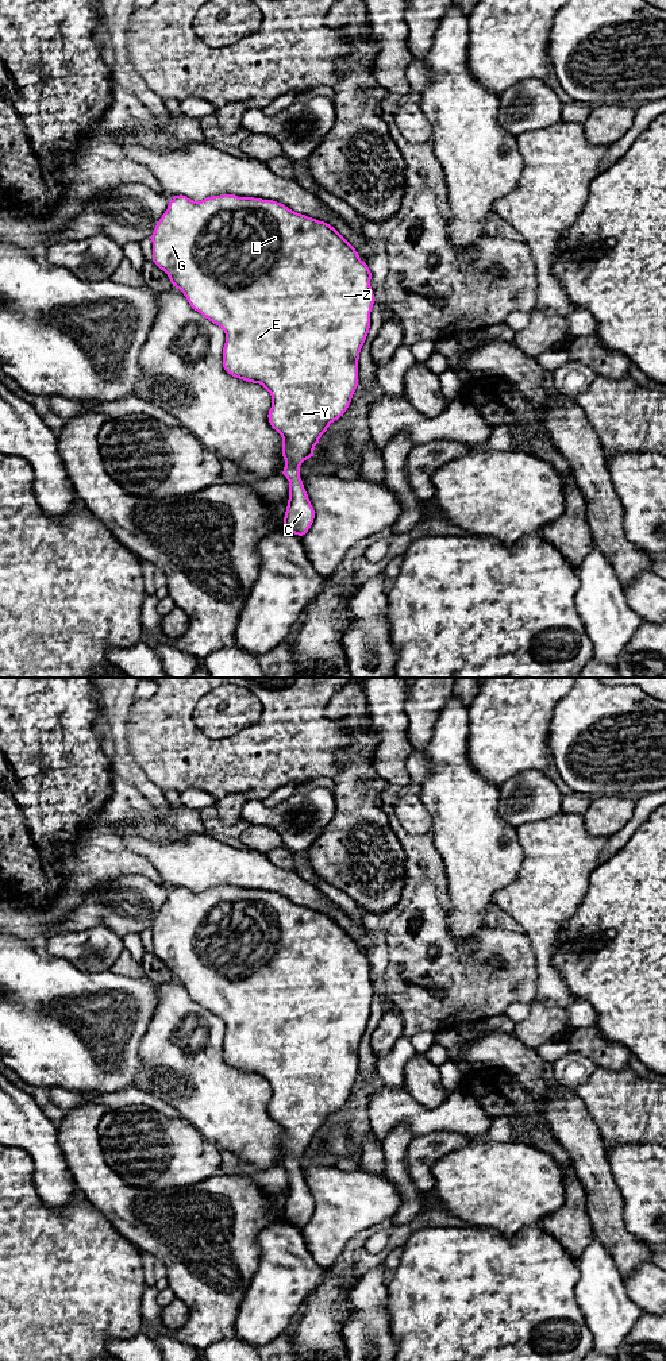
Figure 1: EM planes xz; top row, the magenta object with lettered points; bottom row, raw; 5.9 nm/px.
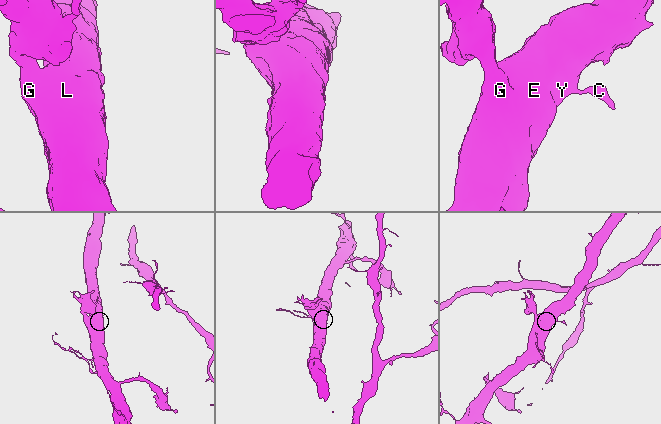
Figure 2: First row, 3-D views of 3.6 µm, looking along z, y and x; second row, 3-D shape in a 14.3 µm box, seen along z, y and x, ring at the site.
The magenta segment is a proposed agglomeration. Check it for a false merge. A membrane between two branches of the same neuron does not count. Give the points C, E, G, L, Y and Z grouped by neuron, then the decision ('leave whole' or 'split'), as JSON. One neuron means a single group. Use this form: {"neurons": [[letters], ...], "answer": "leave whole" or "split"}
{"neurons": [["C", "E", "G", "L", "Y", "Z"]], "answer": "leave whole"}

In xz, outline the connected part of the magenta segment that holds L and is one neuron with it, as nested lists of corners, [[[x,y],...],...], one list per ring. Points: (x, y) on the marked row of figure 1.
[[[222,194],[193,201],[174,196],[151,235],[153,262],[180,289],[190,306],[226,333],[223,367],[235,378],[259,383],[272,396],[269,423],[282,437],[282,474],[289,481],[284,528],[303,536],[315,510],[300,478],[300,466],[331,423],[349,408],[358,386],[358,359],[370,328],[374,294],[372,273],[355,248],[330,224],[281,203]]]

